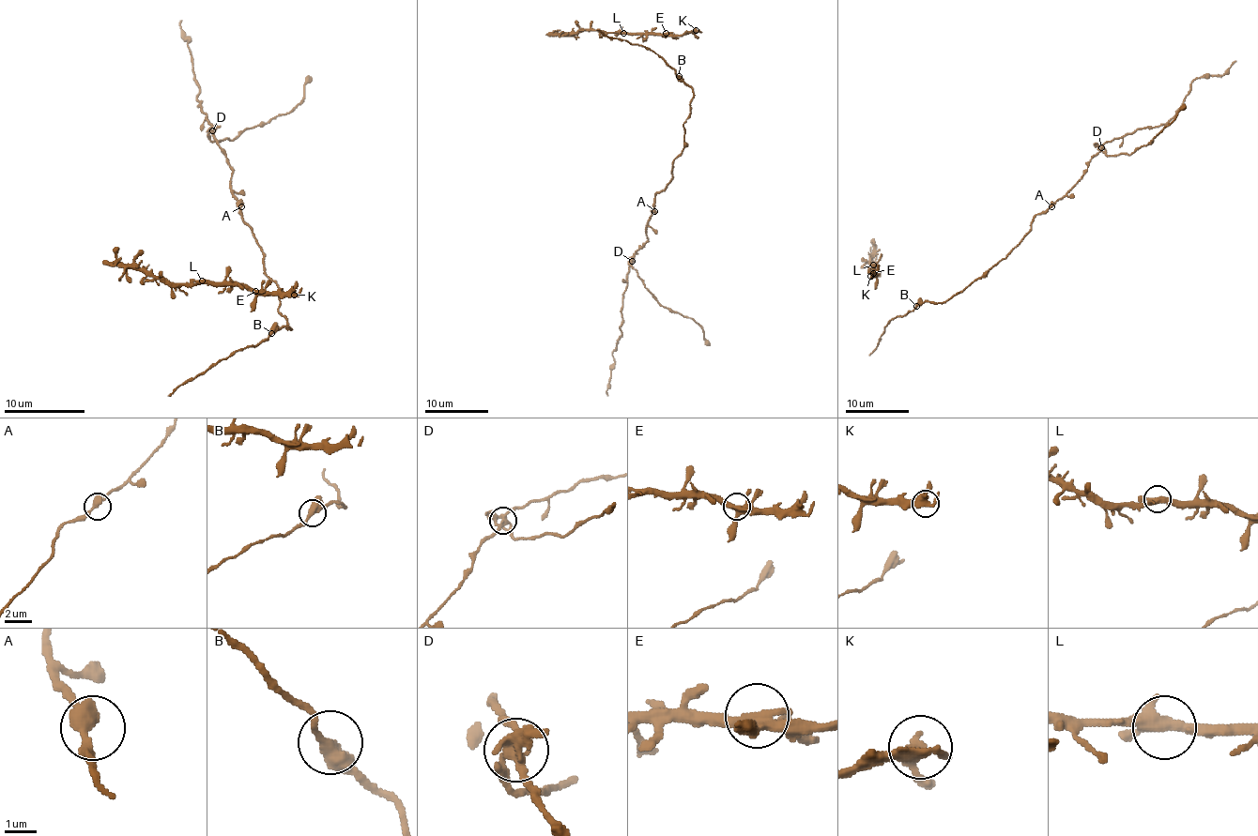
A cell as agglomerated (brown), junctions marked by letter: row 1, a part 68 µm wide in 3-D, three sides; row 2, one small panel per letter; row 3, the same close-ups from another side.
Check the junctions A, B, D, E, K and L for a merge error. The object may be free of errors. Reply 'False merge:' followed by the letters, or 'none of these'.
False merge: D

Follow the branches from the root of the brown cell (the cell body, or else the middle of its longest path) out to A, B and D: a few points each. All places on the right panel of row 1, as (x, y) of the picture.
A: (1012, 250), (1029, 230), (1031, 220), (1051, 206)
B: (1012, 250), (947, 299), (941, 303), (924, 301), (916, 306)
D: (1012, 250), (1029, 230), (1031, 220), (1037, 215), (1045, 213), (1075, 185), (1087, 162), (1102, 147)

